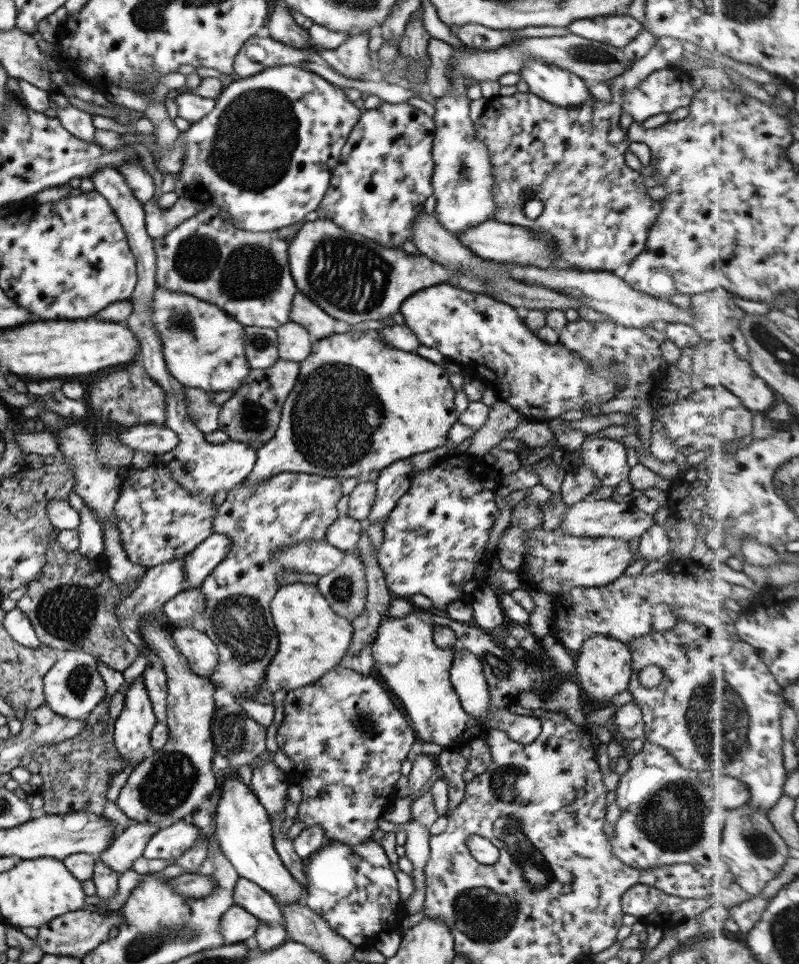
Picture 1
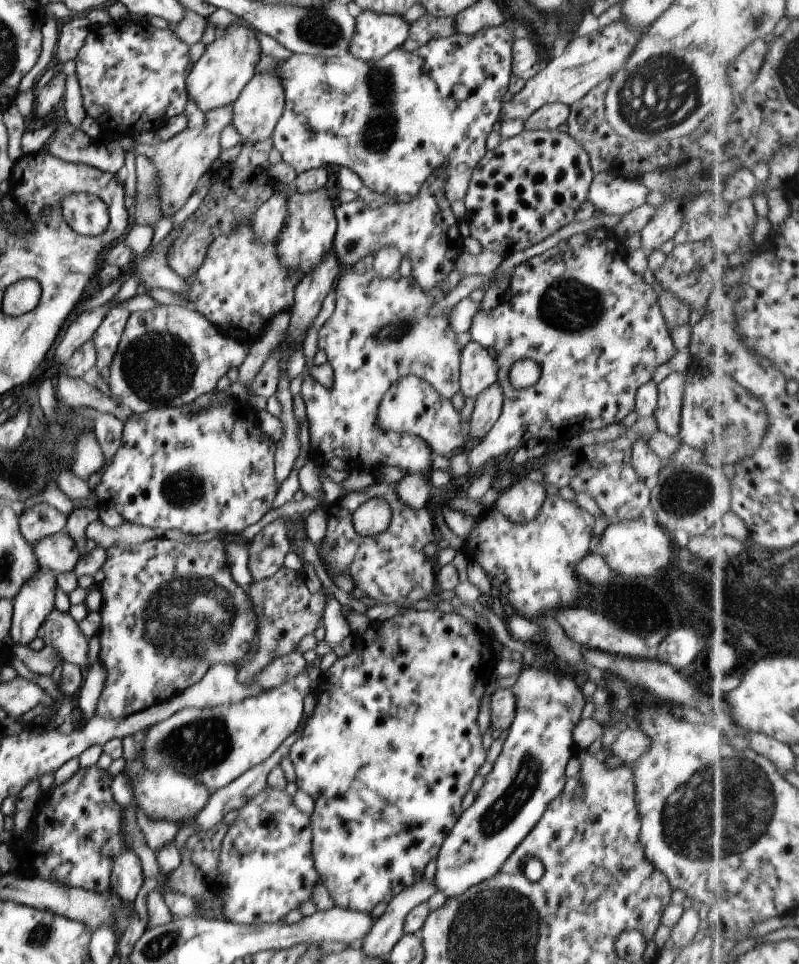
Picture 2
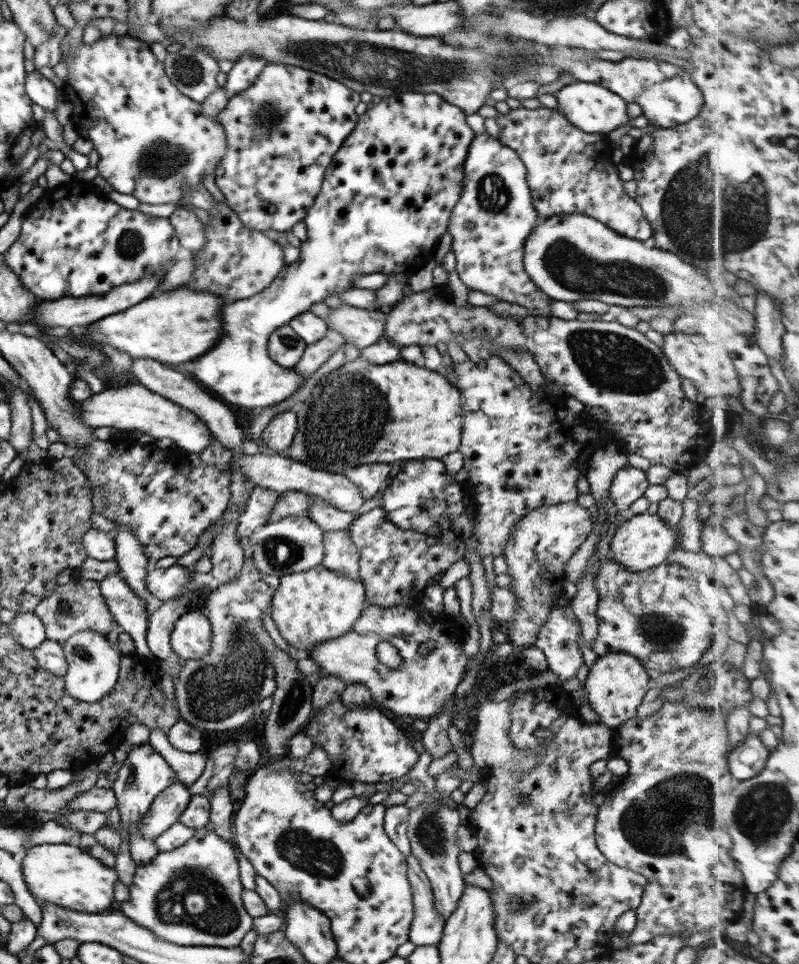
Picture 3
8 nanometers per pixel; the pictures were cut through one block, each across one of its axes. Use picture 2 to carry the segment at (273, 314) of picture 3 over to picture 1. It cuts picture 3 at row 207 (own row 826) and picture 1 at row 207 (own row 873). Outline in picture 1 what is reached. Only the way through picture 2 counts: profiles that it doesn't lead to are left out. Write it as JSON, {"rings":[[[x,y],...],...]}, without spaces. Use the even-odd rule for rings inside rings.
{"rings":[[[381,101],[380,106],[364,110],[342,147],[338,166],[334,168],[332,180],[329,180],[329,188],[318,205],[318,216],[332,220],[346,232],[370,238],[384,248],[403,249],[404,242],[412,241],[412,226],[416,216],[424,210],[426,198],[434,194],[432,148],[435,133],[434,119],[407,102]]]}

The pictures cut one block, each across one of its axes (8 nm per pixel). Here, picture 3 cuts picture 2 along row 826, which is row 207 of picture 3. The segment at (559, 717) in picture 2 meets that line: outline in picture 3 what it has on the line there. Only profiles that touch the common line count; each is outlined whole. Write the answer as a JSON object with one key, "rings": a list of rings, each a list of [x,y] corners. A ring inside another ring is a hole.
{"rings":[[[478,134],[474,136],[472,142],[470,143],[468,154],[466,155],[466,160],[463,164],[463,171],[464,180],[462,192],[460,198],[458,199],[457,205],[452,207],[449,223],[447,226],[450,236],[452,236],[451,248],[456,257],[455,270],[457,270],[459,278],[461,278],[462,282],[464,282],[464,284],[470,290],[479,290],[480,292],[484,292],[484,294],[492,294],[492,296],[496,296],[496,298],[498,298],[498,301],[520,304],[520,306],[524,306],[524,308],[529,308],[532,310],[532,315],[550,317],[550,303],[553,301],[553,299],[550,298],[545,292],[542,292],[532,282],[532,280],[530,280],[530,277],[524,270],[523,256],[526,237],[530,234],[530,231],[542,220],[537,215],[536,209],[534,208],[532,202],[532,193],[526,180],[527,170],[525,164],[522,162],[522,159],[515,150],[512,150],[509,146],[504,146],[504,144],[501,144],[499,139],[493,138],[488,134]]]}

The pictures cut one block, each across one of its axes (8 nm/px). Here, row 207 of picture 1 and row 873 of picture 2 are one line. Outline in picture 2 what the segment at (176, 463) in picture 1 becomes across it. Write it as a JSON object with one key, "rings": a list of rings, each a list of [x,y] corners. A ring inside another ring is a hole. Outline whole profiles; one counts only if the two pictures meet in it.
{"rings":[[[122,852],[122,856],[114,858],[110,891],[118,894],[123,903],[133,906],[136,894],[141,892],[144,879],[141,860],[133,852]]]}

